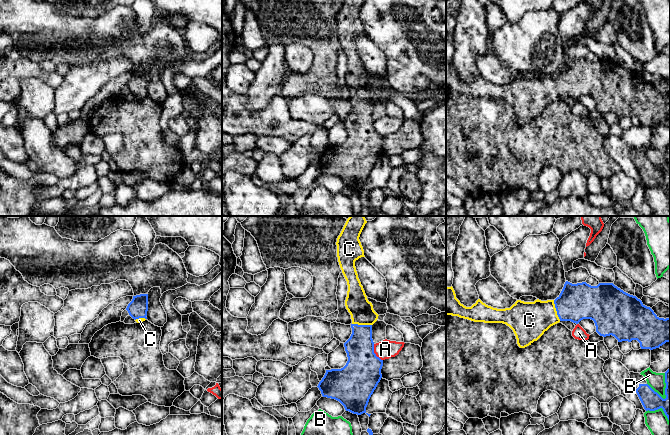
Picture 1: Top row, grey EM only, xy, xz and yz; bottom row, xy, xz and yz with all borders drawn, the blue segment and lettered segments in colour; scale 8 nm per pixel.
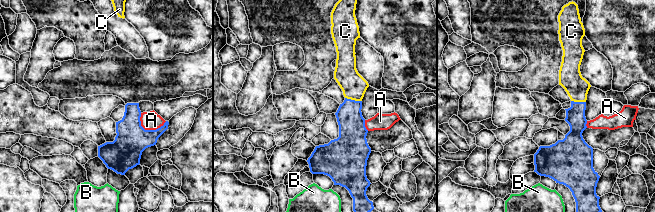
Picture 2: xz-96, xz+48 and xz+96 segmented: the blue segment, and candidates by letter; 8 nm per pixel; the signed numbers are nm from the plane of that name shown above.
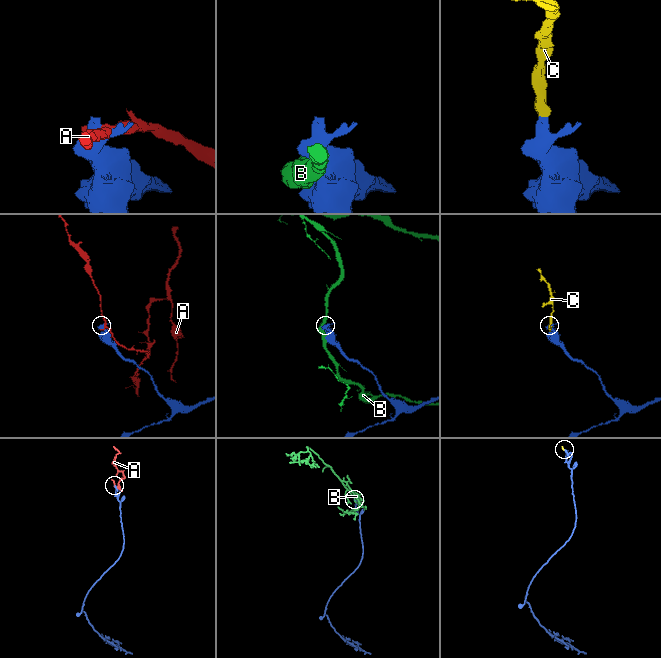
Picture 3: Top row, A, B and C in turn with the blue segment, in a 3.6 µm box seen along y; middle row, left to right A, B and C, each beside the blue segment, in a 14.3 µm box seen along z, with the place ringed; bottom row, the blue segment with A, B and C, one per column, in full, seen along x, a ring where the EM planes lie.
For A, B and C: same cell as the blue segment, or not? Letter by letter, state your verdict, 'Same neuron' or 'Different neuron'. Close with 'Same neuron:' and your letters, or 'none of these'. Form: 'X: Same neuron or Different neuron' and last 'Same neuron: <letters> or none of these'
A: Different neuron
B: Different neuron
C: Same neuron
Same neuron: C

